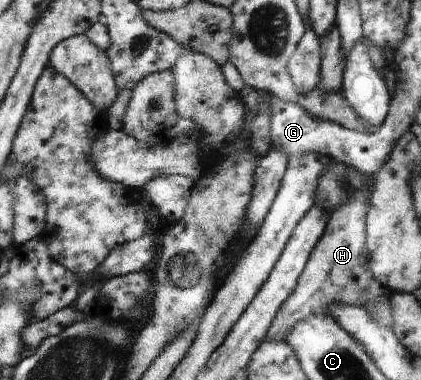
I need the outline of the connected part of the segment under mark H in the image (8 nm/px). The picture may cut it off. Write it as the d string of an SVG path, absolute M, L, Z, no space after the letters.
M365 192L363 198L351 200L330 213L321 240L309 255L295 290L279 308L265 340L285 343L287 334L299 320L307 322L314 316L329 315L331 308L338 307L339 304L364 306L371 282L375 282L370 268L371 252L366 248L366 215L369 210L369 194Z

